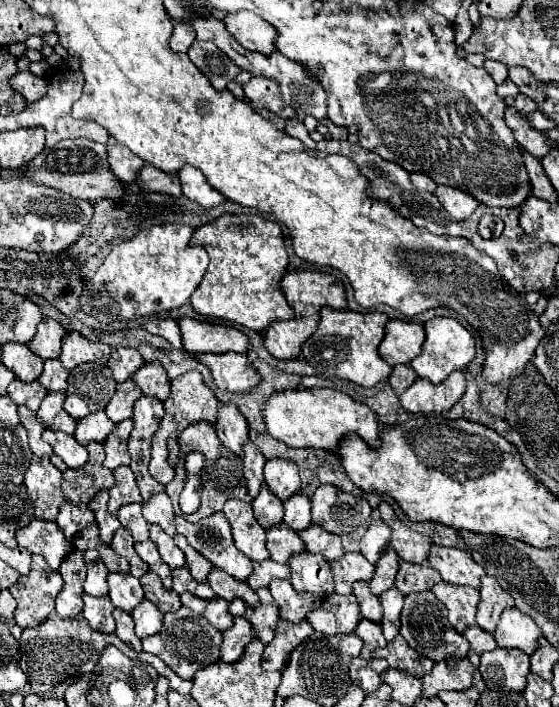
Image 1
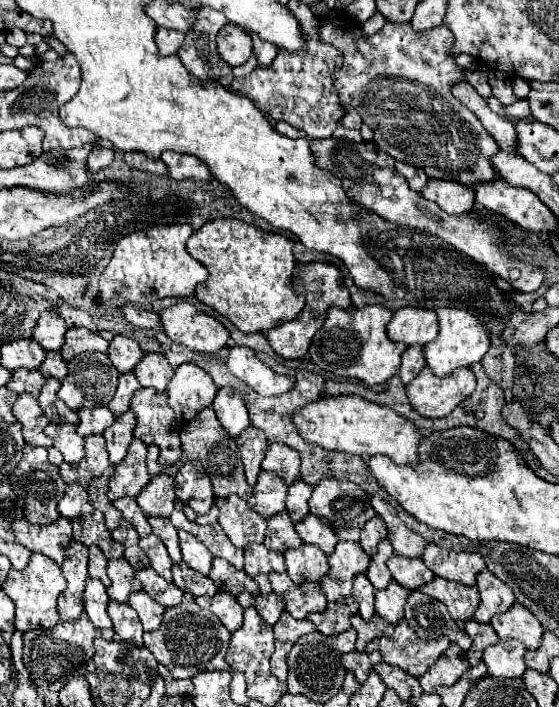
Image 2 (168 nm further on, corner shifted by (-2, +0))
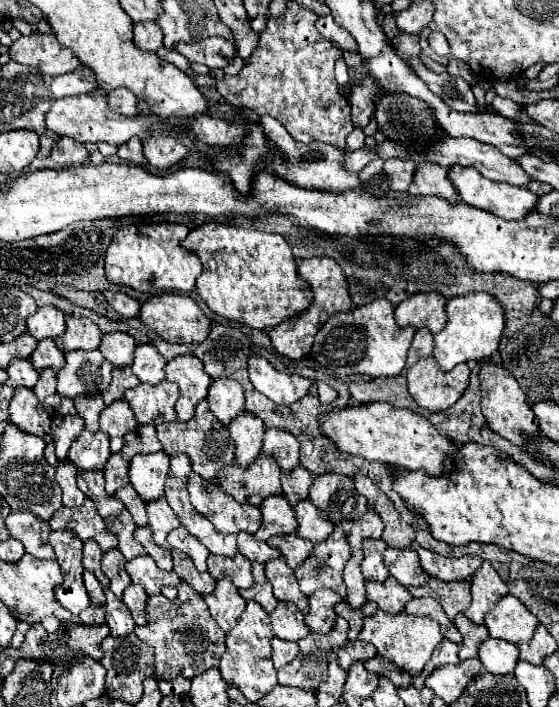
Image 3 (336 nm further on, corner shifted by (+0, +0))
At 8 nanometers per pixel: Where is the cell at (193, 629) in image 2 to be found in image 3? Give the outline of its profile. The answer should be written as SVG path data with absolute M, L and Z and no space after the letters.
M186 583L178 585L178 597L174 601L164 595L148 599L148 625L138 627L134 633L154 649L156 655L156 677L174 679L178 675L192 679L194 675L220 665L220 657L226 649L226 633L210 617L204 599L190 591Z

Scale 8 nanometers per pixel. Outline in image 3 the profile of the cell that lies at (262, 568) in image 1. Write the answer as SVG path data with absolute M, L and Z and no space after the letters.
M238 533L238 551L252 563L254 561L256 563L268 563L270 559L280 557L280 553L274 547L270 547L264 541L256 541L248 533Z

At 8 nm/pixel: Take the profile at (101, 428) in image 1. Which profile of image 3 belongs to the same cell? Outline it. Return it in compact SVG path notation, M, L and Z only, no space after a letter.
M78 397L78 399L74 399L74 407L76 407L78 415L84 419L88 431L98 431L100 429L98 417L106 409L102 397Z

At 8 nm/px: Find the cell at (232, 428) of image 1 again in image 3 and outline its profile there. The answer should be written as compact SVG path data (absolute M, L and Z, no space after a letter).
M218 379L210 385L206 397L210 411L224 423L230 425L234 417L244 411L244 393L238 381L234 379Z

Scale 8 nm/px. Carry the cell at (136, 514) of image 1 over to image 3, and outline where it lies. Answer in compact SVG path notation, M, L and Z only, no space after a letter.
M126 485L126 487L118 489L118 491L114 493L114 497L118 497L118 499L124 503L124 507L130 511L130 515L134 517L134 521L136 521L138 527L146 527L146 525L148 525L146 505L144 505L144 501L138 497L138 493L134 491L132 485Z

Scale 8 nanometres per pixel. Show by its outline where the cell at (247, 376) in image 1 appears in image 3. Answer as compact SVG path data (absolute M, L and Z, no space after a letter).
M248 357L248 375L256 391L272 399L276 405L290 405L306 395L312 381L300 375L286 375L276 371L264 357Z

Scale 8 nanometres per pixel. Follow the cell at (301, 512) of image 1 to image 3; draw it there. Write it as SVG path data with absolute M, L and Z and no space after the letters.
M296 467L292 473L282 475L282 493L290 505L308 499L308 489L312 485L312 475L304 467Z

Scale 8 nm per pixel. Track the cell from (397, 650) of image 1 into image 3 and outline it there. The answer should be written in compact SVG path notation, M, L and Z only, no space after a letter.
M378 609L374 617L366 617L364 629L360 631L358 639L372 643L378 649L378 655L386 657L386 661L400 665L402 669L410 671L412 675L418 675L424 671L424 665L428 663L432 651L444 641L444 635L440 631L438 621L430 617L414 617L408 613L386 615L382 609Z

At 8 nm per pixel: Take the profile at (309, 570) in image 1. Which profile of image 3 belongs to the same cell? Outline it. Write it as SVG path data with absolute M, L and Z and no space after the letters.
M298 535L296 537L286 537L286 541L268 541L268 543L282 553L282 557L286 559L286 563L292 569L300 567L312 555L312 549L314 549L312 541L306 541Z

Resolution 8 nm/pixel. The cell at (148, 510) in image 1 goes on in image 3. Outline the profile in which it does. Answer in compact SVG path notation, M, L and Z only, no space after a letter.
M162 451L154 455L138 455L130 465L130 483L144 503L164 495L164 479L170 469L170 457Z

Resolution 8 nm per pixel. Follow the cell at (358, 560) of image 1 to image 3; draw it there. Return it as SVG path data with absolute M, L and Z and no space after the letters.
M334 531L328 541L314 547L314 555L308 557L294 573L304 595L312 595L318 589L332 589L338 595L346 595L342 581L344 565L350 559L350 545L344 531Z

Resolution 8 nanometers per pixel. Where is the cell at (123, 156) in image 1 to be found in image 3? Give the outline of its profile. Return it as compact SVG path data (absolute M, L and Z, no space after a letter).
M60 137L58 145L54 145L54 149L50 153L50 159L62 167L86 165L90 161L90 151L86 149L84 143L78 143L70 137Z

